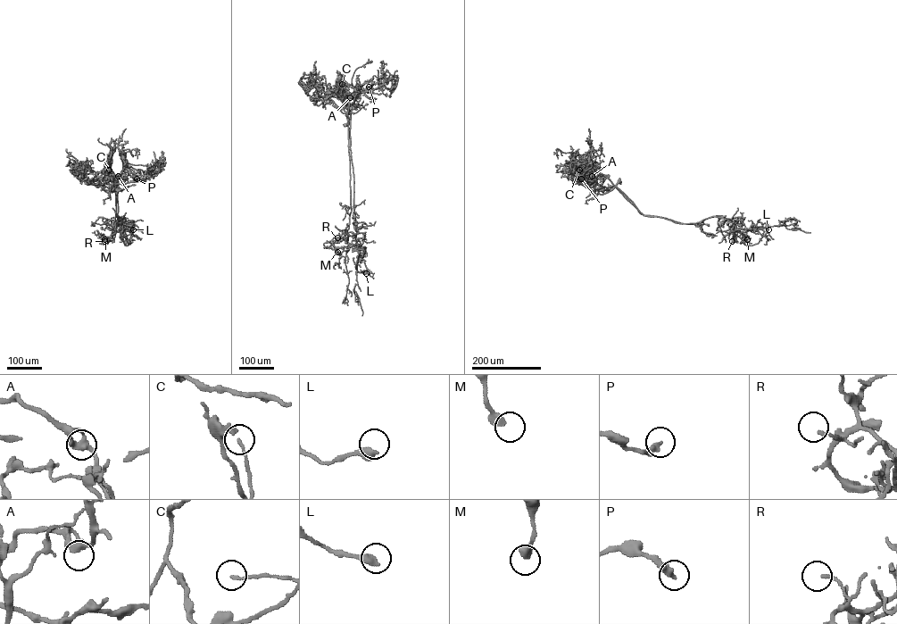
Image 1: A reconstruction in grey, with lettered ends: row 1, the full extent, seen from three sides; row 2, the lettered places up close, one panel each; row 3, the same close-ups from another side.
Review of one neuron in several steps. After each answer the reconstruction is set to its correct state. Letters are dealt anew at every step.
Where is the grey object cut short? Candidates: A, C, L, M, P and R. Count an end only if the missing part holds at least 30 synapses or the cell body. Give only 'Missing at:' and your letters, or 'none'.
Missing at: none

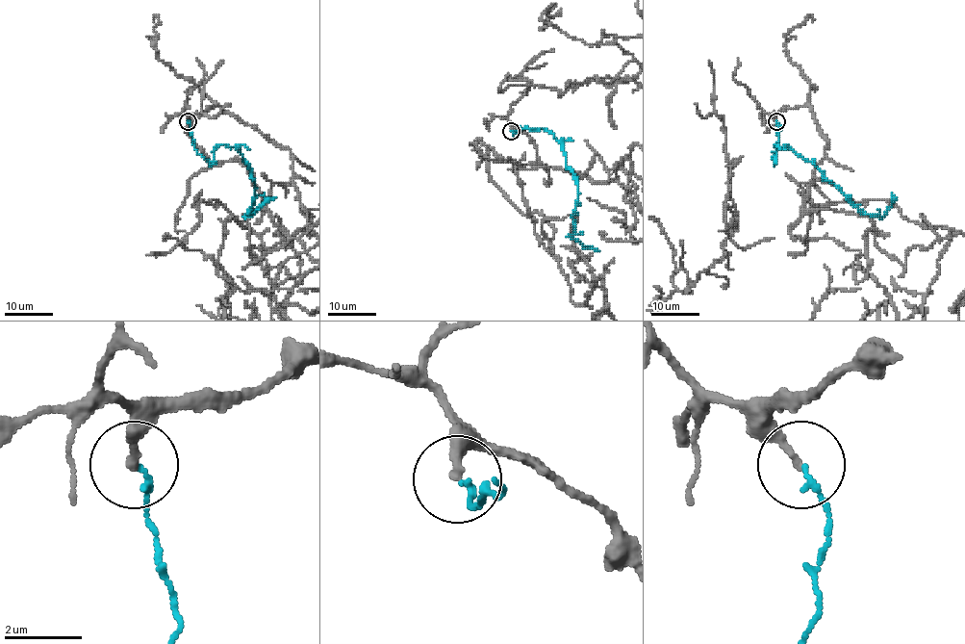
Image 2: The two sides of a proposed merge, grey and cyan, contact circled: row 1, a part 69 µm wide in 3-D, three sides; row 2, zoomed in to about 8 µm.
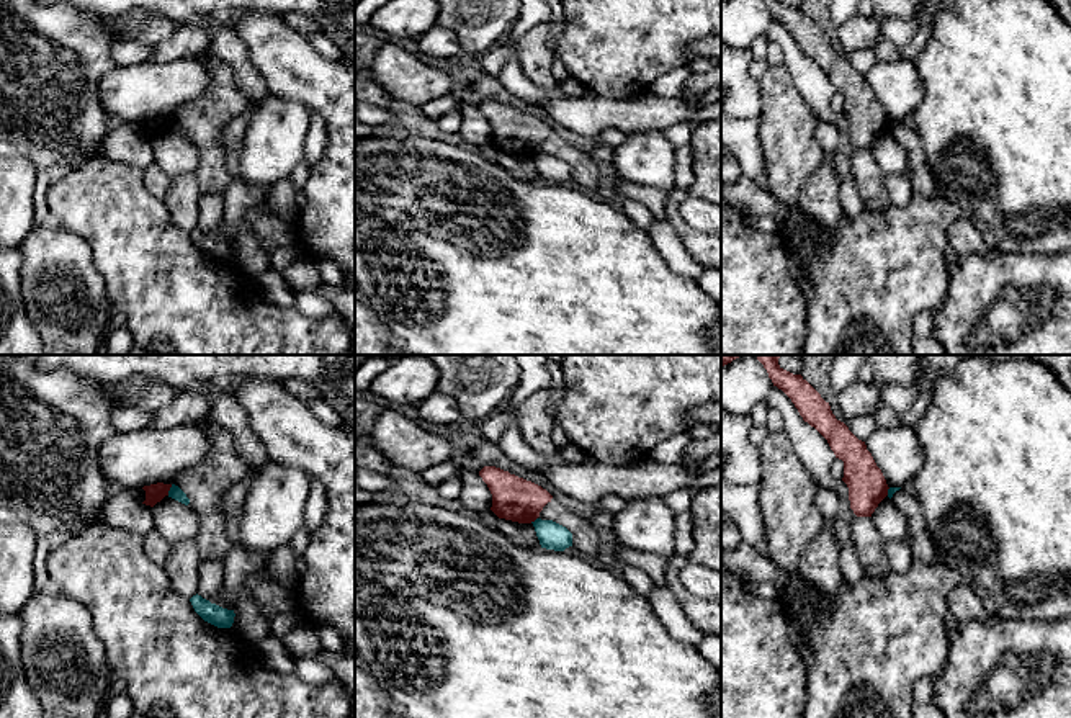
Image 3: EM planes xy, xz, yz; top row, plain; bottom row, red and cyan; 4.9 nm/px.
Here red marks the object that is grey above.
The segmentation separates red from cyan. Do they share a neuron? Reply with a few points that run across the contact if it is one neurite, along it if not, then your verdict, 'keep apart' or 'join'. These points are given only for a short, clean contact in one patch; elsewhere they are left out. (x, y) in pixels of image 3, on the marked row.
line xy (172, 484), (167, 494); keep apart

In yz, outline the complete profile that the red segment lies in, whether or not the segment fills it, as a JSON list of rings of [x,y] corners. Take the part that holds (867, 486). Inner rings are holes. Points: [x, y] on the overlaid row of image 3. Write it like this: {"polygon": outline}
{"polygon": [[[755,355],[764,365],[773,386],[782,389],[795,404],[804,422],[814,427],[829,443],[836,458],[844,461],[842,481],[849,487],[850,509],[857,517],[872,517],[888,496],[888,484],[865,442],[837,420],[821,394],[801,376],[778,365],[780,355]]]}

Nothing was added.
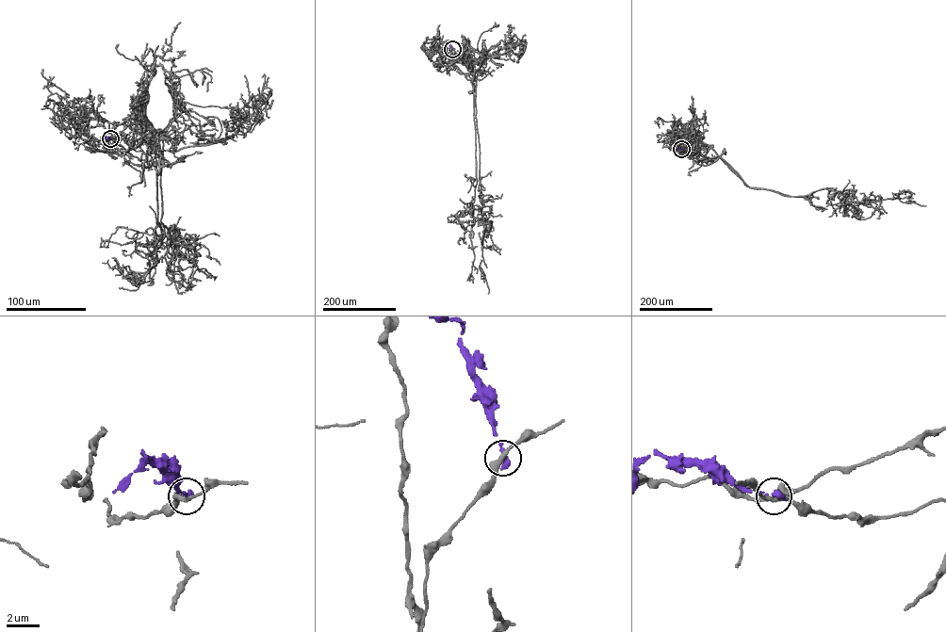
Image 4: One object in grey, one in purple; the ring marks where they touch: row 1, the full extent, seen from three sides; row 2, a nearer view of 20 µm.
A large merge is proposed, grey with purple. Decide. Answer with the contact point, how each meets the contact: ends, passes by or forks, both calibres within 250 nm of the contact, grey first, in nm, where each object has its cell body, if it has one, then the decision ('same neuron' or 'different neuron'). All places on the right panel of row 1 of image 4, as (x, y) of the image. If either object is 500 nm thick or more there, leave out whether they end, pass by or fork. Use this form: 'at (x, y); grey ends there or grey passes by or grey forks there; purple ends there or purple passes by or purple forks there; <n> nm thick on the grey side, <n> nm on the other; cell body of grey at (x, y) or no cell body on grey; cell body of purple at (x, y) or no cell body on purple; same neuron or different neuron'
at (681, 149); grey passes by; purple ends there; 320 nm thick on the grey side, 340 nm on the other; cell body of grey at (724, 152); no cell body on purple; different neuron

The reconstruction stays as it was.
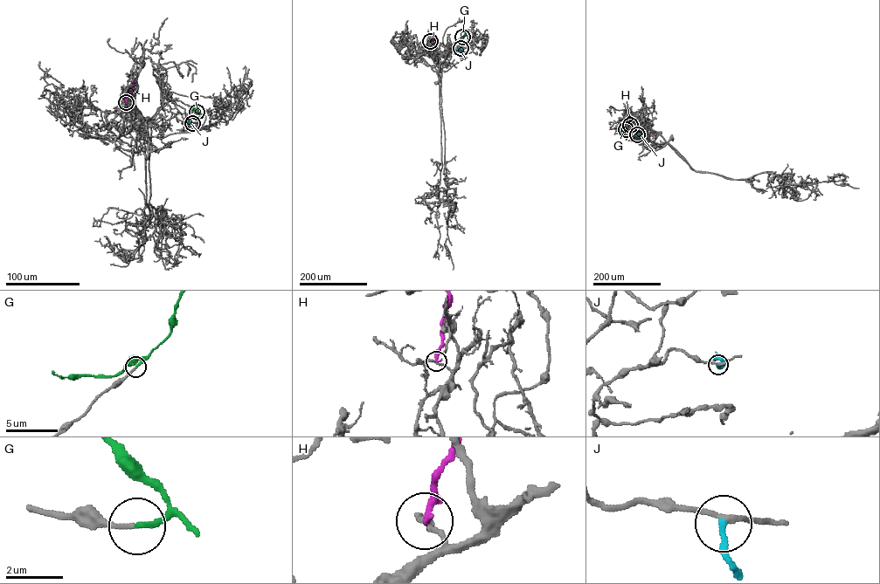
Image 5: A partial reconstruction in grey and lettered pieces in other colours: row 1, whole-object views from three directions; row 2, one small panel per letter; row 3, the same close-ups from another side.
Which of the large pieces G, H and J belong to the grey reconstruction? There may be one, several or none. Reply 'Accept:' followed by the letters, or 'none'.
Accept: G

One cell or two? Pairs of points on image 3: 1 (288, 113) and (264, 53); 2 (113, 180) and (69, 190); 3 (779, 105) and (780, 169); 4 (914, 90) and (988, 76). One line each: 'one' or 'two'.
1: two
2: one
3: one
4: two

